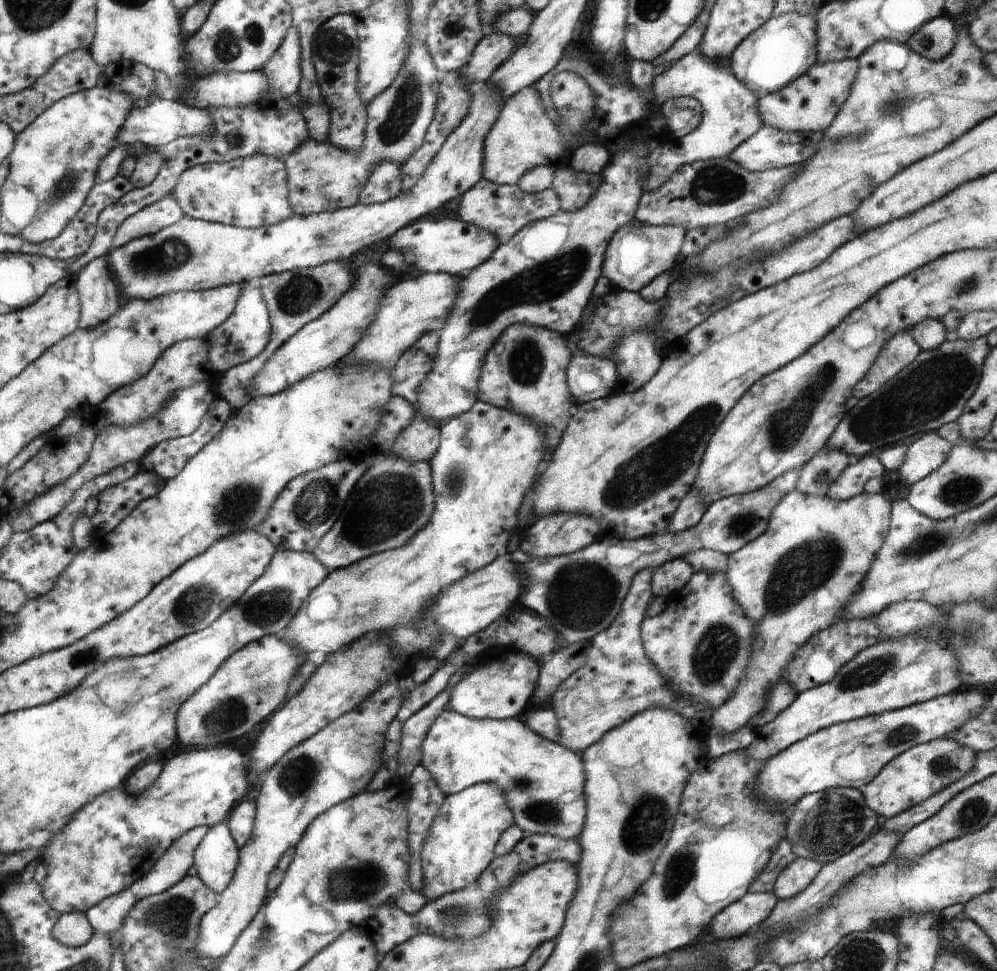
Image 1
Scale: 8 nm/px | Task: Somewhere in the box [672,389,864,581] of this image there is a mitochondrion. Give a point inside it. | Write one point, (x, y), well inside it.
(736, 527)

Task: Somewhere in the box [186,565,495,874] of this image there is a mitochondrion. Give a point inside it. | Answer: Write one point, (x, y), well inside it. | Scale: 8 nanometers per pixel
(267, 608)

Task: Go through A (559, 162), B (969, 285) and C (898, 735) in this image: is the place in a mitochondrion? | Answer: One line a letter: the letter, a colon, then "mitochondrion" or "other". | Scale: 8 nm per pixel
A: other
B: mitochondrion
C: mitochondrion

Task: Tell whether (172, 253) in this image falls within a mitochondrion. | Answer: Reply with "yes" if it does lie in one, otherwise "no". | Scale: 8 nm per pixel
yes

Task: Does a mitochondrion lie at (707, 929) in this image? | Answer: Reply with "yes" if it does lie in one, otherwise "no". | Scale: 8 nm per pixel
no

